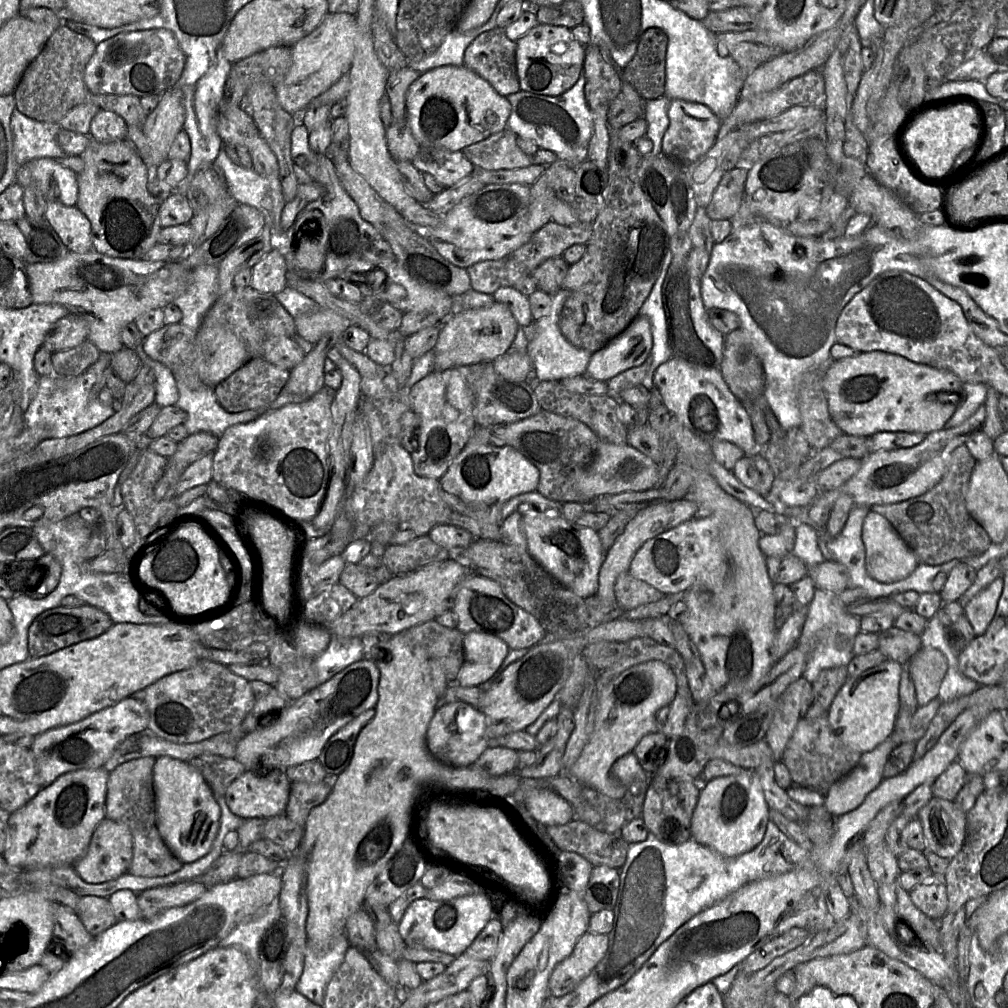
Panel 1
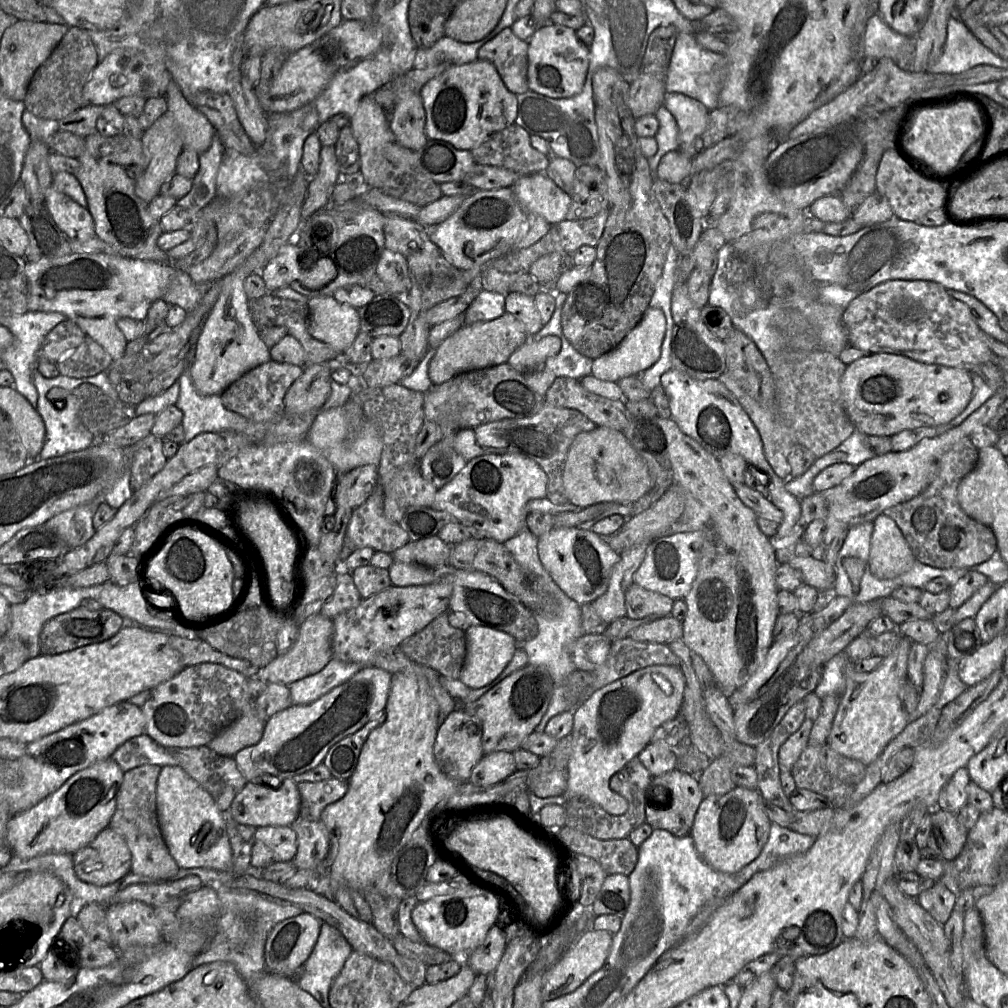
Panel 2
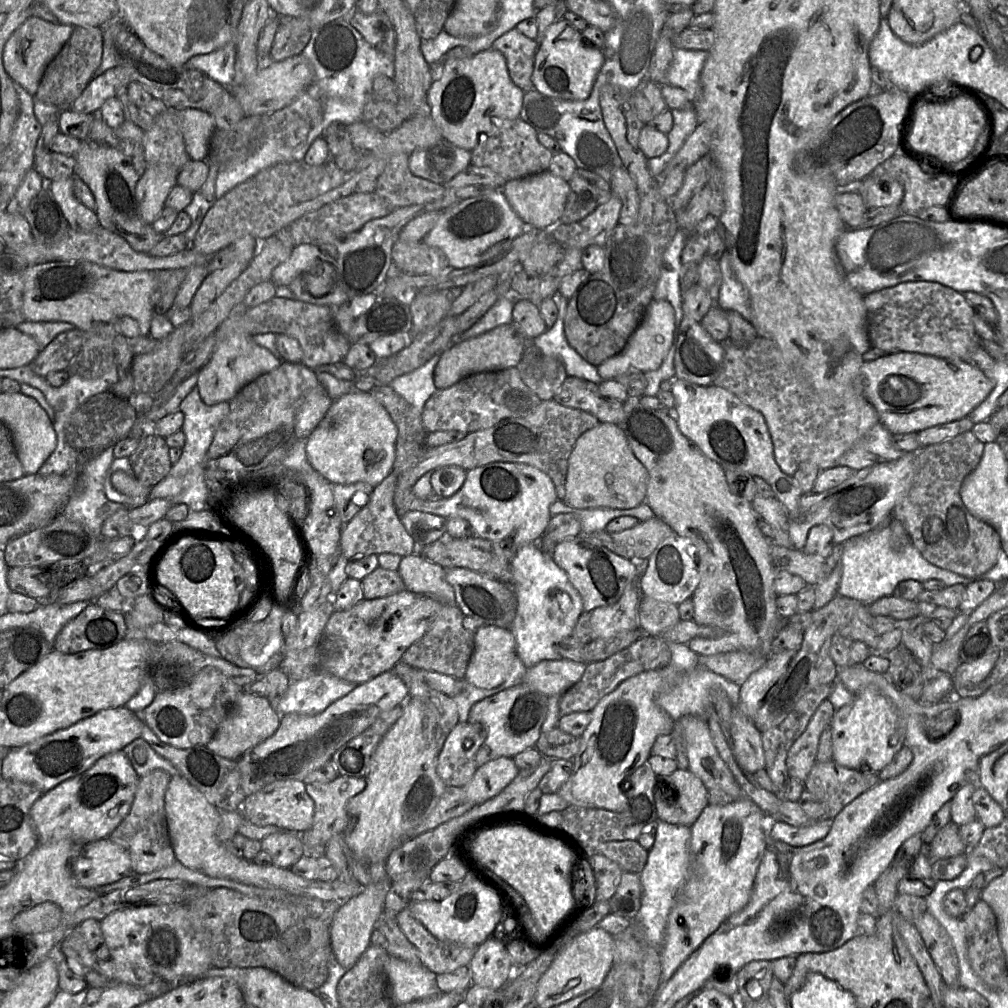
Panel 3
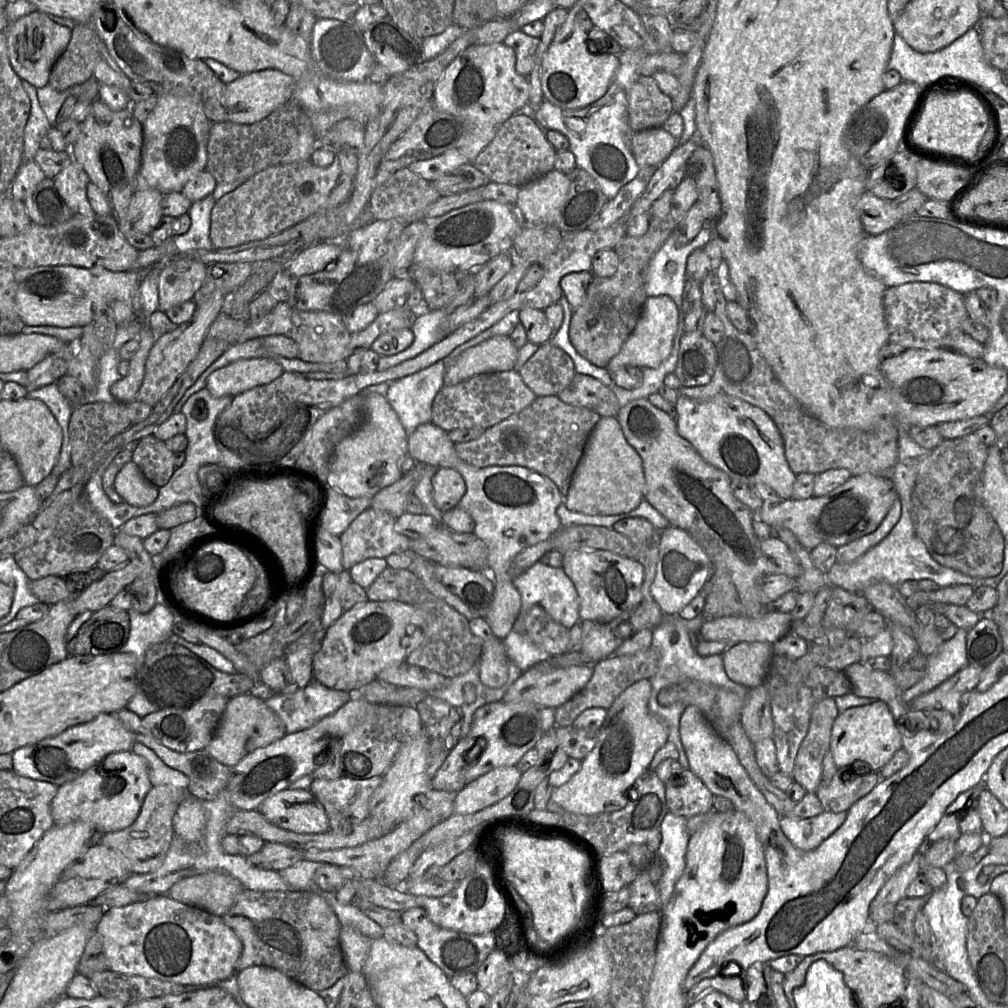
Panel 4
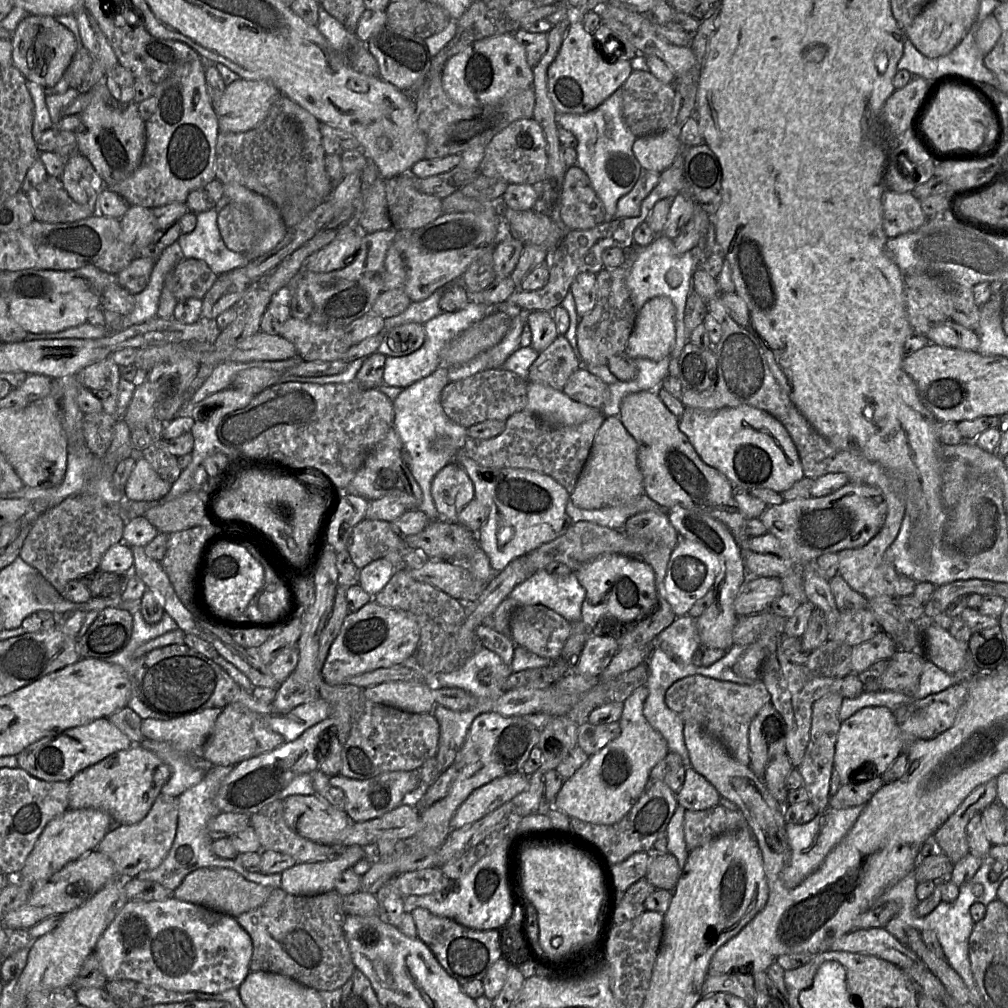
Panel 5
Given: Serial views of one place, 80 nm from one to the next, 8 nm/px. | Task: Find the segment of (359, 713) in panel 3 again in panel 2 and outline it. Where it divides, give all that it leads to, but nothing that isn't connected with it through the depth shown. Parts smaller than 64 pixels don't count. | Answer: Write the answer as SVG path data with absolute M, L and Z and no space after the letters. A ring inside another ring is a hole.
M374 665L364 666L346 682L334 687L316 701L306 705L290 705L266 720L261 740L240 750L233 757L248 782L259 782L262 775L272 775L280 780L294 778L324 762L329 749L363 728L376 715L384 712L392 675Z

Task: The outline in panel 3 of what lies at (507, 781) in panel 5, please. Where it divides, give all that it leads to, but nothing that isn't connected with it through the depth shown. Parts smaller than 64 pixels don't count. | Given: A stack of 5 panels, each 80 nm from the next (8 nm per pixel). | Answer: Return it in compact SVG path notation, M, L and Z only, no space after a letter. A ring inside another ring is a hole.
M499 757L478 767L470 782L464 786L469 800L480 805L498 795L518 775L514 759Z

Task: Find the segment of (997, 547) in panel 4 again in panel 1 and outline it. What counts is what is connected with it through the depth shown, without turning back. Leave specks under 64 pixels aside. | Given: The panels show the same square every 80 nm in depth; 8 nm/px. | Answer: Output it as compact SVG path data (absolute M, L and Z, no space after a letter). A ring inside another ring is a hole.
M962 444L952 452L943 478L930 490L898 503L873 505L870 509L889 520L914 551L919 563L937 566L952 560L978 556L989 548L992 540L966 508L968 483L976 464L966 444Z

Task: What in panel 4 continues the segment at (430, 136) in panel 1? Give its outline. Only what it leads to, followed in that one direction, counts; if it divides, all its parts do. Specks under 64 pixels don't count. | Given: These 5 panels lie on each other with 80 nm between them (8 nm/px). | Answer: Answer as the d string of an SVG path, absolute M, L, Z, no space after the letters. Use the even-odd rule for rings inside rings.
M502 43L473 45L461 52L444 70L437 81L432 100L443 112L459 118L465 132L457 143L457 149L472 163L478 154L492 141L502 124L520 111L526 111L530 96L529 78L516 71L516 53Z

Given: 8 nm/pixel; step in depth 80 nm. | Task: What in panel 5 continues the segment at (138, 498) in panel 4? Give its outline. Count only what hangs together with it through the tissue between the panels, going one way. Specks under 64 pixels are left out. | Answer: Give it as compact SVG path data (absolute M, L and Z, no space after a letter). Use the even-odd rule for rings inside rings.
M140 458L134 462L123 494L128 501L157 501L171 486L172 483L163 480L146 459Z

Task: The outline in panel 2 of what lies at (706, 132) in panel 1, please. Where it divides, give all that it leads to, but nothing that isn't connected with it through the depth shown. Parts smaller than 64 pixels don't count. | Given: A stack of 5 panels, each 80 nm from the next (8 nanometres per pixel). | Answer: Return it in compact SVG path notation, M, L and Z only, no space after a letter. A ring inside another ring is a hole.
M665 93L663 105L676 120L680 149L690 147L706 130L711 110L698 100L682 93Z

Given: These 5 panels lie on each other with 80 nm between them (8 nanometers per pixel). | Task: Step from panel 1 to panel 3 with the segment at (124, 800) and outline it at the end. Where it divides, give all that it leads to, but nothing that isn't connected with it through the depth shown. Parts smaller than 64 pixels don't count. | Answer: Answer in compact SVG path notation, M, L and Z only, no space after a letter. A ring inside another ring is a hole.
M161 769L140 777L129 814L108 836L127 851L132 862L132 872L136 874L152 873L171 866L176 861L165 813L165 793L170 778L171 776Z

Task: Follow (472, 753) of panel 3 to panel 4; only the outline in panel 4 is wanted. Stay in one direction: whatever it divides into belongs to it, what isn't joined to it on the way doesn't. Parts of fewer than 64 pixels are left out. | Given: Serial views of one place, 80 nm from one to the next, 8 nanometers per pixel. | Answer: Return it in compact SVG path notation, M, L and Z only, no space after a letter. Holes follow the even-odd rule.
M468 735L462 736L455 746L449 751L446 759L438 769L431 781L431 789L438 791L458 792L465 784L465 765L470 764L471 758L465 761L466 754L473 750L478 754L485 747L484 738L472 738Z

